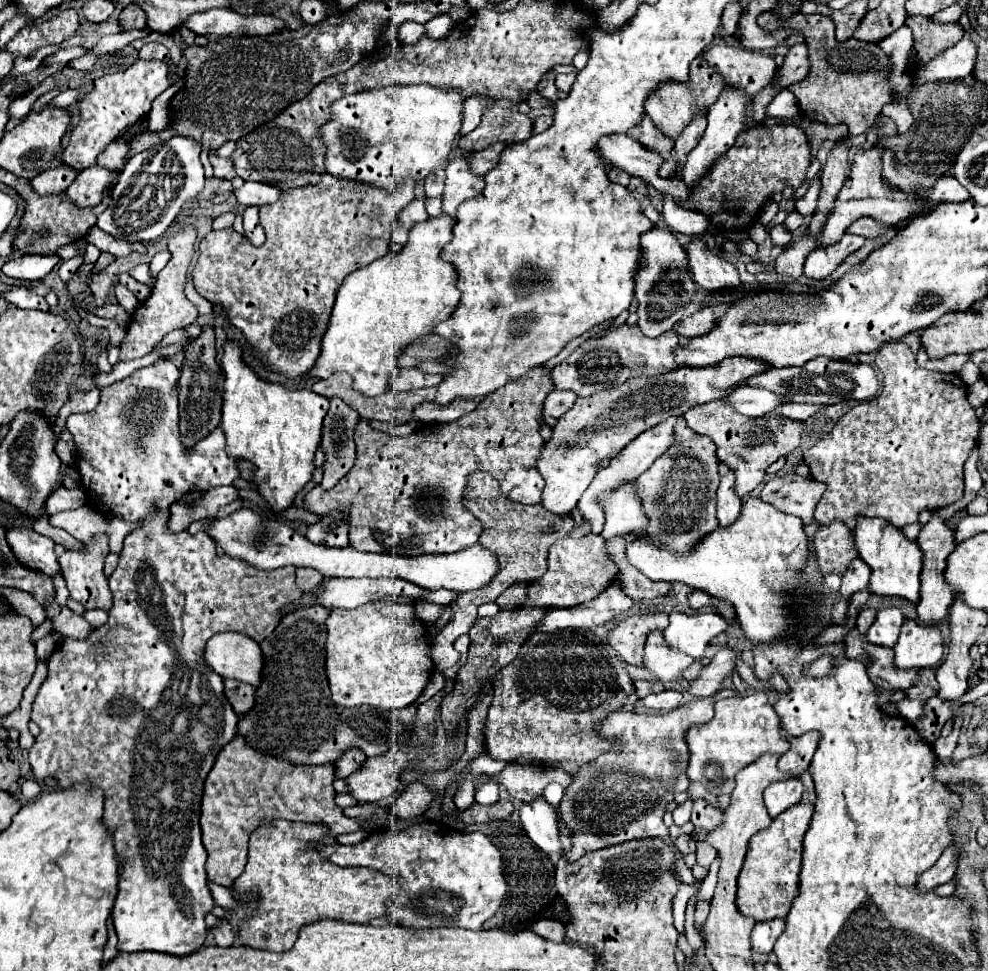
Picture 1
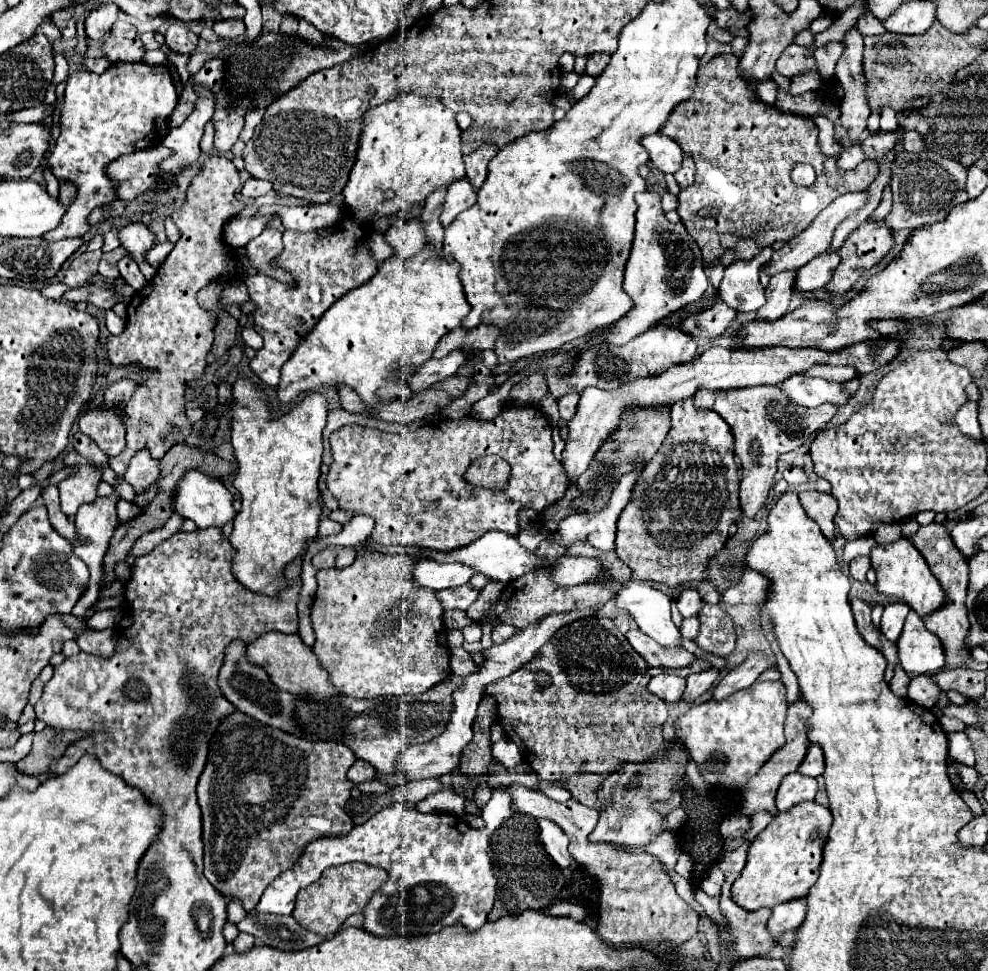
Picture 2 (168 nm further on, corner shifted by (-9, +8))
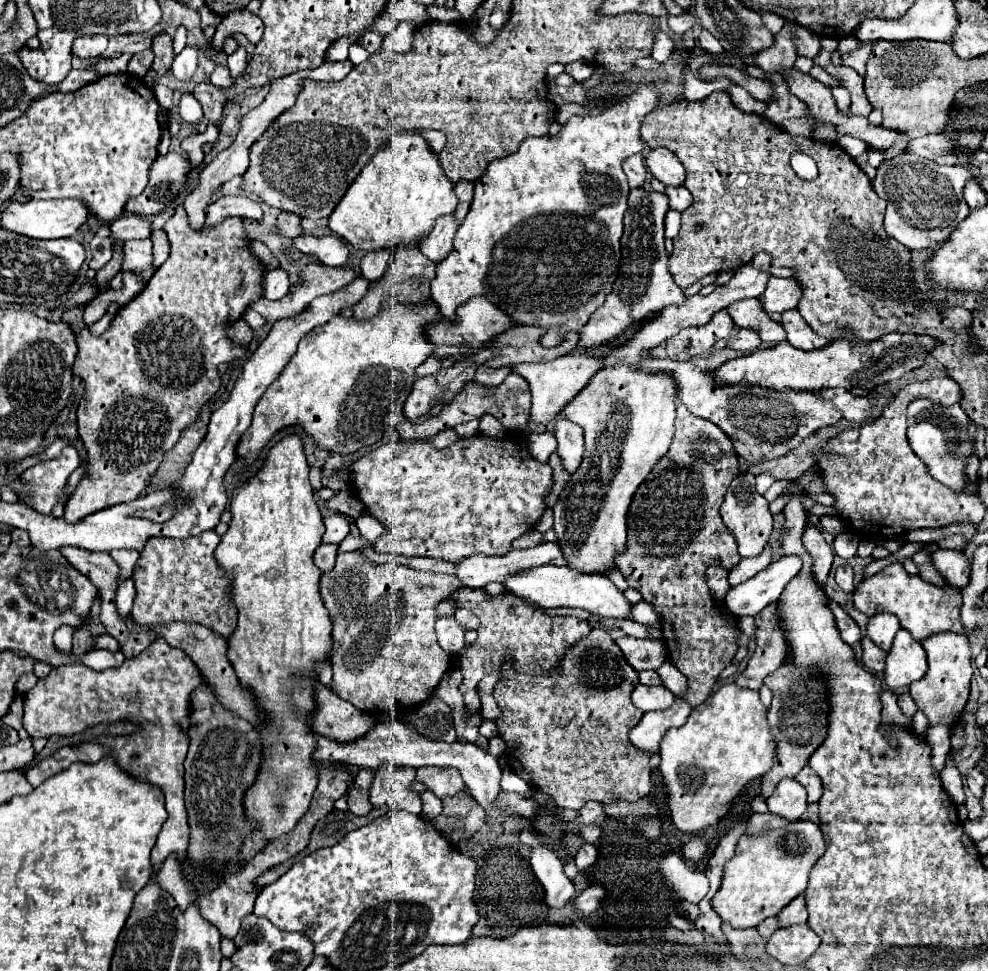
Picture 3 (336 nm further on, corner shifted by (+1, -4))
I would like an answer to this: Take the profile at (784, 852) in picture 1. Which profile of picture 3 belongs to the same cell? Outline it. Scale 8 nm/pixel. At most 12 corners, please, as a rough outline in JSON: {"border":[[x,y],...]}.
{"border":[[819,825],[743,835],[711,905],[757,927],[807,889]]}

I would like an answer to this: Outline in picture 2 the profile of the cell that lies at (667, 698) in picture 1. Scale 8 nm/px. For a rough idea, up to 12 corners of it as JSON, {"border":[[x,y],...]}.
{"border":[[671,673],[651,677],[647,689],[663,701],[679,701],[685,679]]}

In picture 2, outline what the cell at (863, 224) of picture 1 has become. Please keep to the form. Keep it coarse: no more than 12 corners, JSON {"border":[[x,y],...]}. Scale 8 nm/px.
{"border":[[897,153],[893,231],[943,221],[969,201],[961,161]]}

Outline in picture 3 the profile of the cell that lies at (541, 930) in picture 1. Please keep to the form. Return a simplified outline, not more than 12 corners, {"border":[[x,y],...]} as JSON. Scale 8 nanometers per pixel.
{"border":[[591,885],[577,899],[573,907],[589,915],[599,907],[605,895],[601,885]]}

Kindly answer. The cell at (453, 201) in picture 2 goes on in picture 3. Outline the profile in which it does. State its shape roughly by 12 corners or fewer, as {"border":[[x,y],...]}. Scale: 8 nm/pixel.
{"border":[[443,215],[419,243],[433,263],[453,247],[455,215]]}

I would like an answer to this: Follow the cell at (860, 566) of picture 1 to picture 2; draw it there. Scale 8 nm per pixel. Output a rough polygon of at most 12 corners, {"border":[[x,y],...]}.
{"border":[[855,557],[849,563],[853,579],[865,581],[871,567],[869,557]]}

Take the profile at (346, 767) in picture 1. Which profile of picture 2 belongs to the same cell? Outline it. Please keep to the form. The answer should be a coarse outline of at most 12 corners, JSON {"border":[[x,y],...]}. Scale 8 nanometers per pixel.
{"border":[[355,761],[347,771],[349,781],[365,783],[375,779],[367,761]]}

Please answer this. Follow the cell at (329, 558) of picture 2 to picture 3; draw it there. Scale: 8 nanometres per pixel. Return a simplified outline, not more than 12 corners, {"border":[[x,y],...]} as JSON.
{"border":[[319,545],[313,563],[327,573],[335,567],[337,545]]}

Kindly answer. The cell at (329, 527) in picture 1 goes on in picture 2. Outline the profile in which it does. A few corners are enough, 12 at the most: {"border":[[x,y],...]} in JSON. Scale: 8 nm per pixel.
{"border":[[321,519],[319,535],[335,535],[343,529],[343,525],[329,519]]}

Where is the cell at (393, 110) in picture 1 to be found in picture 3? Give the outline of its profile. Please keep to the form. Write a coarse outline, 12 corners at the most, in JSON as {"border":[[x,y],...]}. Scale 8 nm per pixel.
{"border":[[401,131],[329,215],[355,249],[413,245],[459,199]]}

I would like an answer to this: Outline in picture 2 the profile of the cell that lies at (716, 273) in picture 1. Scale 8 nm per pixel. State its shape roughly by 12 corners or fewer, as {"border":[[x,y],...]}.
{"border":[[773,249],[725,267],[721,299],[737,311],[765,303],[759,267]]}

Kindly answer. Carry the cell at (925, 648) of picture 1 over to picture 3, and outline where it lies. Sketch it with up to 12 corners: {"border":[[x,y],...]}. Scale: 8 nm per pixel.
{"border":[[899,629],[887,653],[885,683],[901,691],[923,679],[927,655]]}

